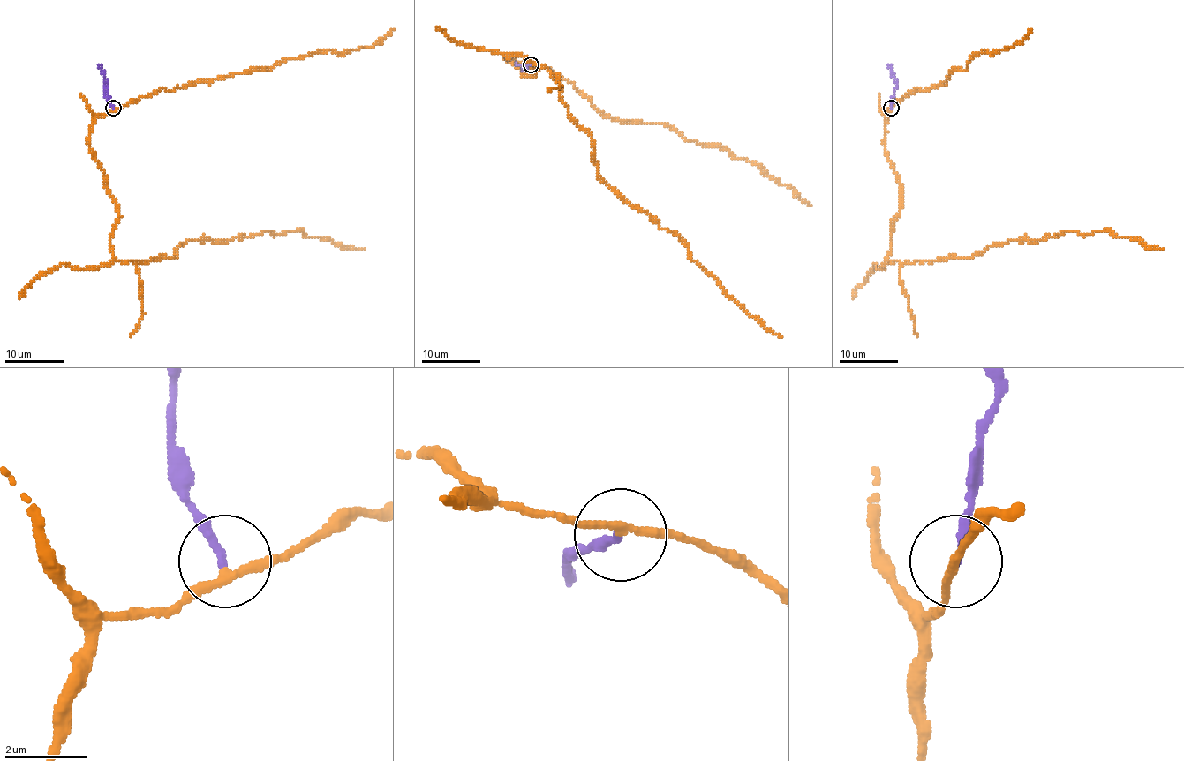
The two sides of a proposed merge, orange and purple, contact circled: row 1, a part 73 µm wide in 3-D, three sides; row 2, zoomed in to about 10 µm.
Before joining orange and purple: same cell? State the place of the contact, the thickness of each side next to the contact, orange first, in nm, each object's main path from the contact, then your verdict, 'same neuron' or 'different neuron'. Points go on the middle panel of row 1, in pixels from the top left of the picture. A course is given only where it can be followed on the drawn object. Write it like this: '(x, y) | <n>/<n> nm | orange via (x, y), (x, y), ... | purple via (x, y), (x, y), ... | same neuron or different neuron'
(531, 64) | 180/190 nm | orange via (531, 64), (506, 58), (554, 78), (592, 139), (598, 176), (781, 338) | purple via (531, 64), (524, 70), (515, 61) | different neuron

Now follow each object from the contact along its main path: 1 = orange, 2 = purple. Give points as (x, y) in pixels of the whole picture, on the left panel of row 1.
1: (114, 109), (94, 119), (88, 148), (116, 204), (110, 250), (121, 261), (263, 232), (364, 248)
2: (114, 108), (108, 99), (106, 79), (97, 64)

